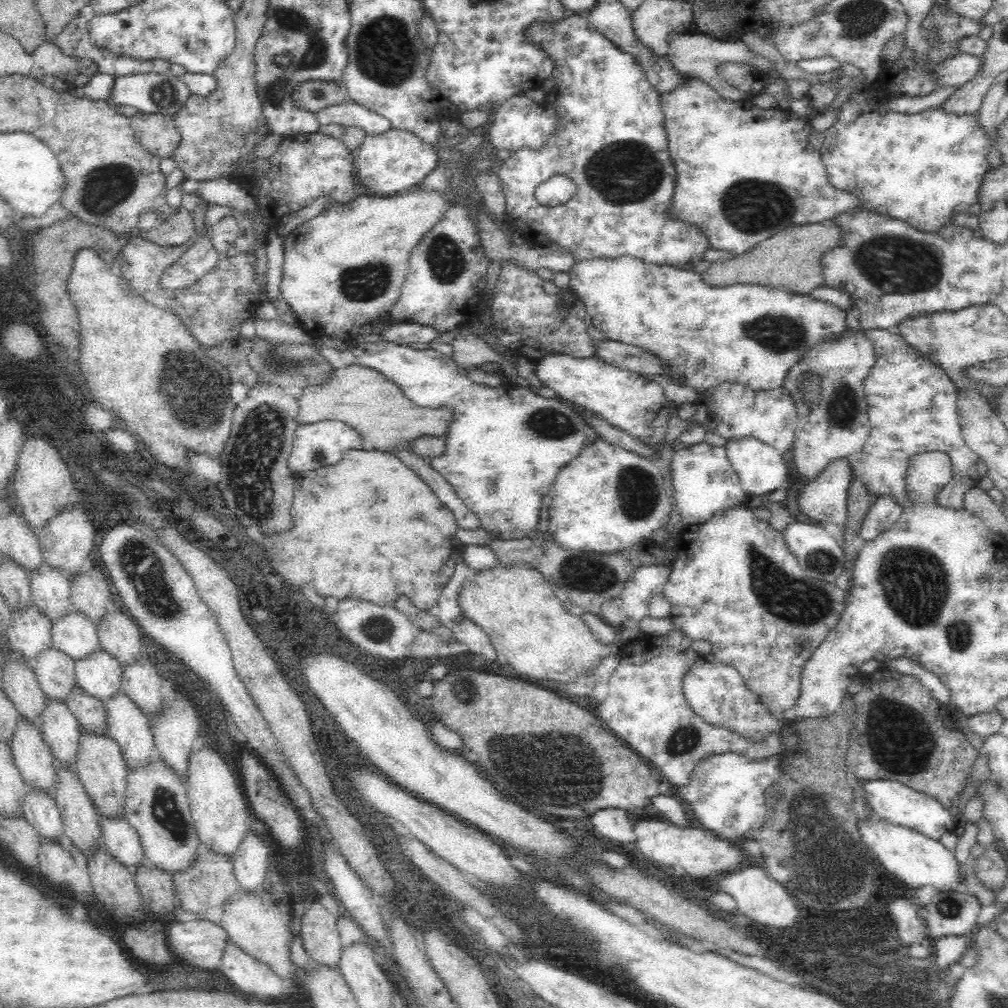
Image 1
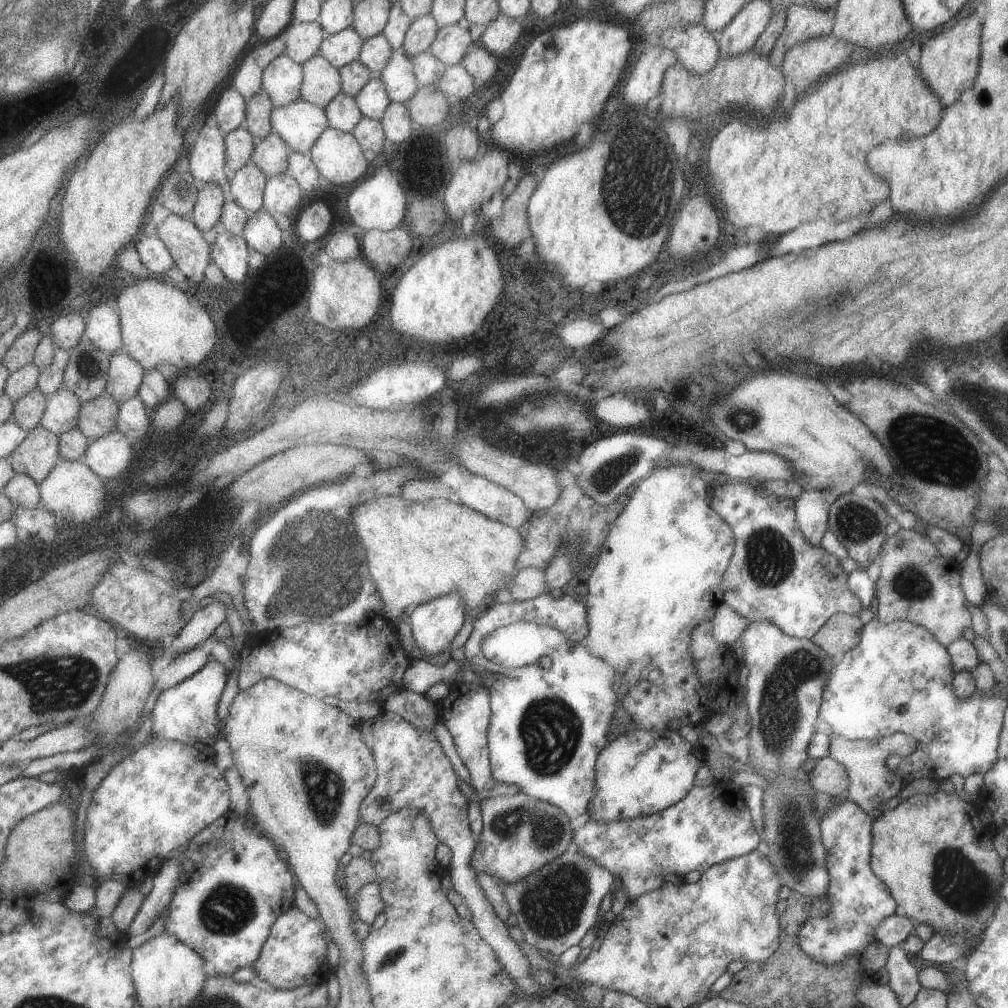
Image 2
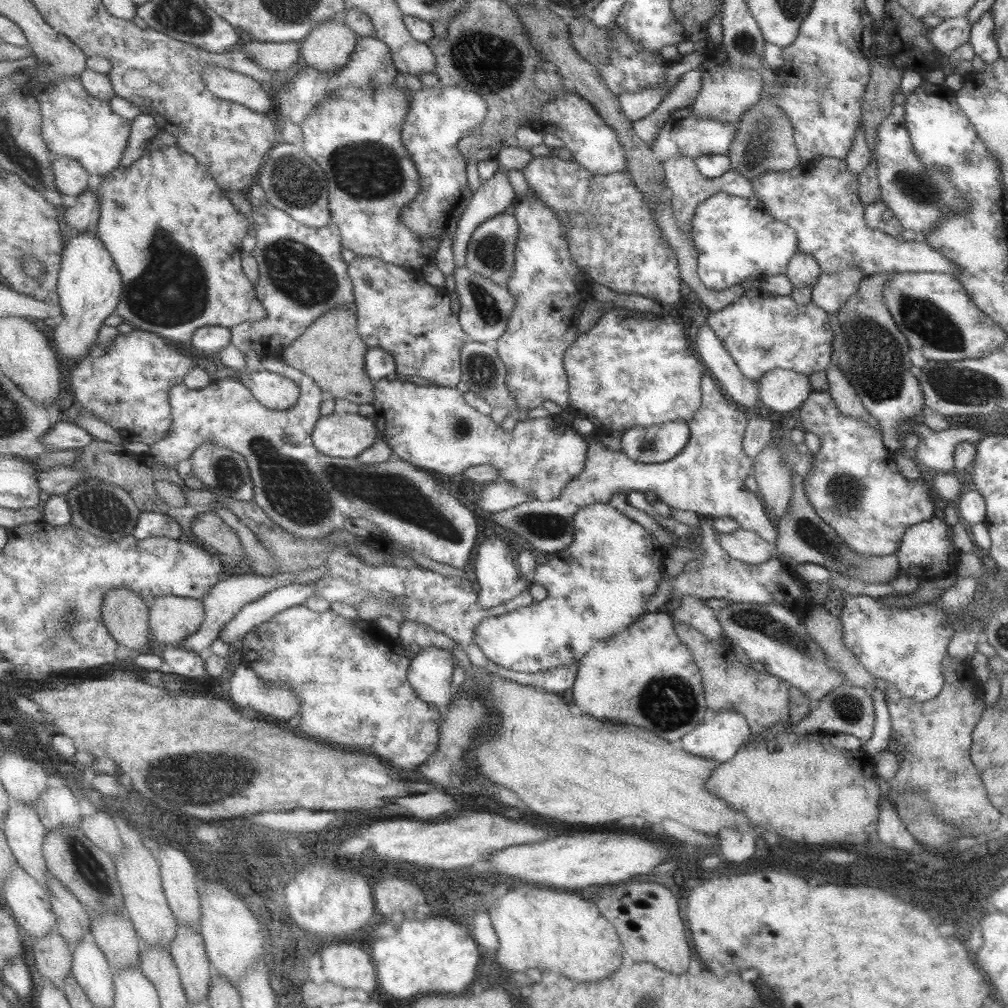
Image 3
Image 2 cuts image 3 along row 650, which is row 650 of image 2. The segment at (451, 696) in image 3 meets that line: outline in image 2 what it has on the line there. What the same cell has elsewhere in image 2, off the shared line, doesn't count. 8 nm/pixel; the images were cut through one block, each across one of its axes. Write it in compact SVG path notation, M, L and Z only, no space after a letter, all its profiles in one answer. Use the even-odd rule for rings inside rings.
M451 594L445 598L437 598L425 606L415 608L415 612L409 616L409 624L413 628L413 638L417 648L425 654L425 658L447 658L451 656L451 644L455 640L455 636L461 632L461 628L467 622L467 602L463 600L463 596Z

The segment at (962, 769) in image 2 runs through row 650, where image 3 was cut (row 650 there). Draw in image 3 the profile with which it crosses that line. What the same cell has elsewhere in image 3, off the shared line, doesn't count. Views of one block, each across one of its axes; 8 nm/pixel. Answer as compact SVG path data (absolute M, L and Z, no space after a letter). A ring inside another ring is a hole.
M845 594L839 622L845 650L851 652L871 676L893 684L903 698L927 702L943 690L945 678L941 662L955 626L947 622L947 614L935 602L891 610L881 598Z

